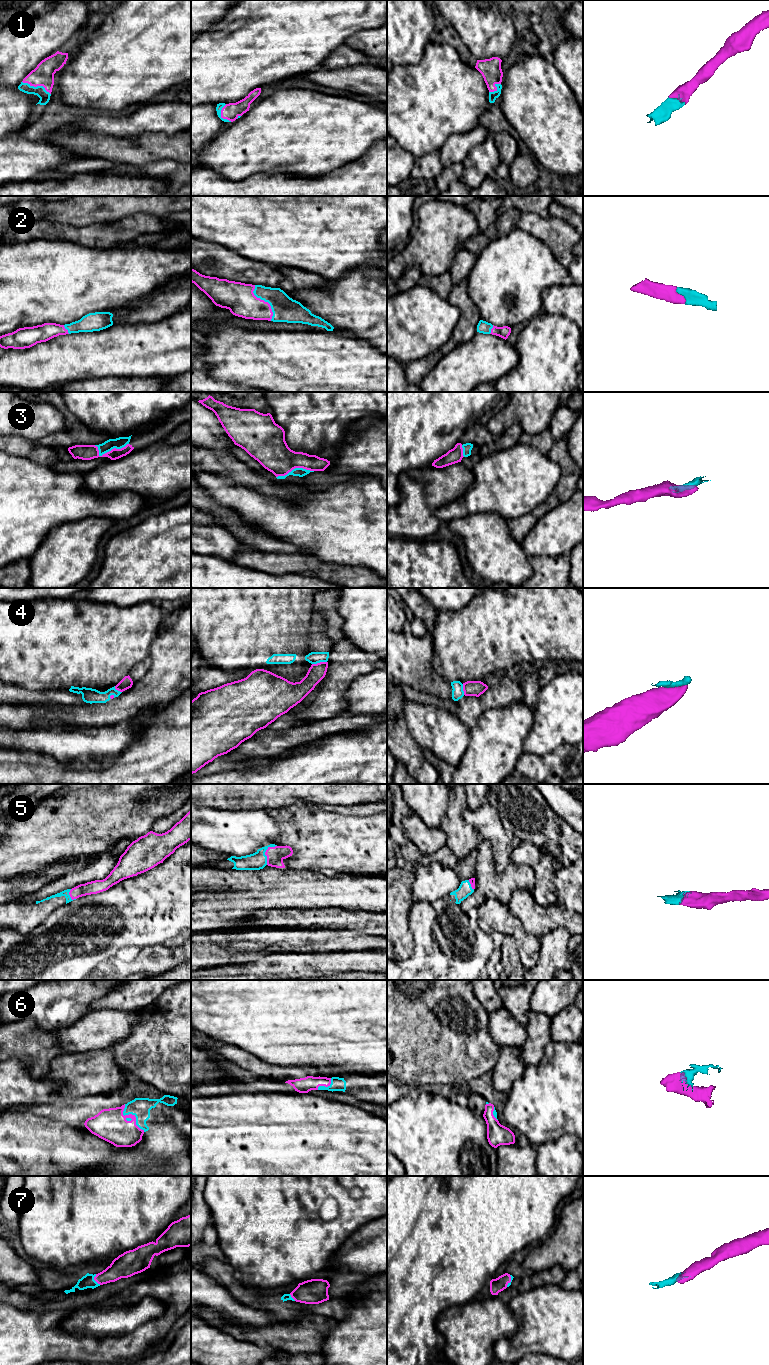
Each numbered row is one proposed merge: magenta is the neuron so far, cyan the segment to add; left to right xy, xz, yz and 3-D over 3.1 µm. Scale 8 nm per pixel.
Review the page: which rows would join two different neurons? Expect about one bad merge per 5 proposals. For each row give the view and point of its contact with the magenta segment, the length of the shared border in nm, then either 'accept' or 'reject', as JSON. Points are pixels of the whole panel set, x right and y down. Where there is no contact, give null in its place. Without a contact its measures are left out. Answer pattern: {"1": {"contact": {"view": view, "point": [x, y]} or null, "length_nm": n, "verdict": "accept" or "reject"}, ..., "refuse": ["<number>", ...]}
{"1": {"contact": {"view": "xy", "point": [36, 86]}, "length_nm": 260, "verdict": "accept"}, "2": {"contact": {"view": "xz", "point": [264, 301]}, "length_nm": 320, "verdict": "accept"}, "3": {"contact": {"view": "xy", "point": [109, 451]}, "length_nm": 280, "verdict": "accept"}, "4": {"contact": {"view": "xz", "point": [320, 662]}, "length_nm": 120, "verdict": "accept"}, "5": {"contact": {"view": "xz", "point": [265, 852]}, "length_nm": 180, "verdict": "accept"}, "6": {"contact": {"view": "xy", "point": [131, 1114]}, "length_nm": 280, "verdict": "accept"}, "7": {"contact": {"view": "xy", "point": [95, 1280]}, "length_nm": 100, "verdict": "accept"}, "refuse": []}

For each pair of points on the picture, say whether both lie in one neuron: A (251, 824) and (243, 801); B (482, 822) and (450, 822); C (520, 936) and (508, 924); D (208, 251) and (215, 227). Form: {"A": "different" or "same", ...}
{"A": "different", "B": "different", "C": "same", "D": "different"}

